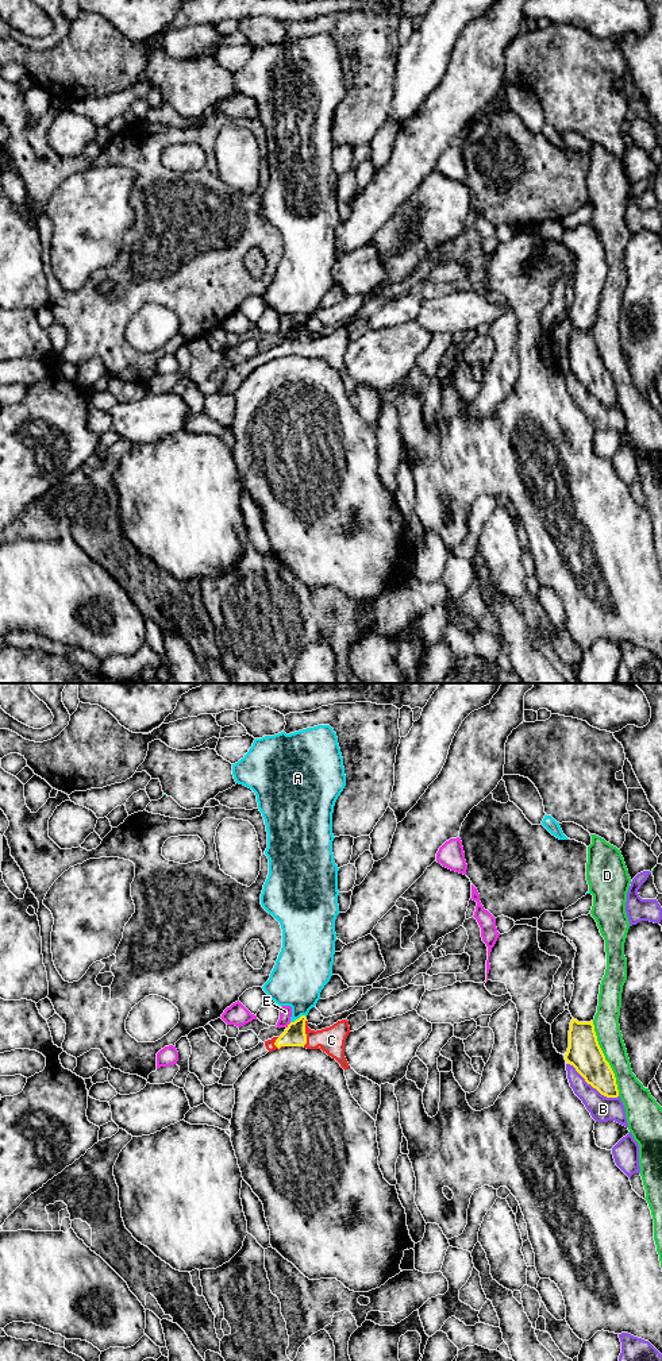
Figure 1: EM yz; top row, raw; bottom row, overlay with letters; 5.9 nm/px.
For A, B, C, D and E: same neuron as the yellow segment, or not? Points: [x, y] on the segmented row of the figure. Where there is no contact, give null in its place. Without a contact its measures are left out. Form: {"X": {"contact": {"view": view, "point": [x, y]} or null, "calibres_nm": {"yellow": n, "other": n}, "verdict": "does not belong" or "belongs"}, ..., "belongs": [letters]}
{"A": {"contact": {"view": "yz", "point": [297, 1020]}, "calibres_nm": {"yellow": 130, "other": 320}, "verdict": "does not belong"}, "B": {"contact": {"view": "yz", "point": [593, 1087]}, "calibres_nm": {"yellow": 200, "other": 150}, "verdict": "does not belong"}, "C": {"contact": {"view": "yz", "point": [304, 1033]}, "calibres_nm": {"yellow": 130, "other": 160}, "verdict": "belongs"}, "D": {"contact": {"view": "yz", "point": [604, 1059]}, "calibres_nm": {"yellow": 200, "other": 160}, "verdict": "does not belong"}, "E": {"contact": {"view": "yz", "point": [288, 1025]}, "calibres_nm": {"yellow": 130, "other": 80}, "verdict": "does not belong"}, "belongs": ["C"]}

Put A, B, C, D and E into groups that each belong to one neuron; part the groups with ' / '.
A / B / C / D / E

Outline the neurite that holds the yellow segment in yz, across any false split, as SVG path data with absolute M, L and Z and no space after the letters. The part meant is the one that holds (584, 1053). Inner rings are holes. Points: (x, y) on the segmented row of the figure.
M571 1019L569 1048L563 1055L588 1084L607 1098L617 1098L619 1090L615 1073L599 1045L593 1021Z

